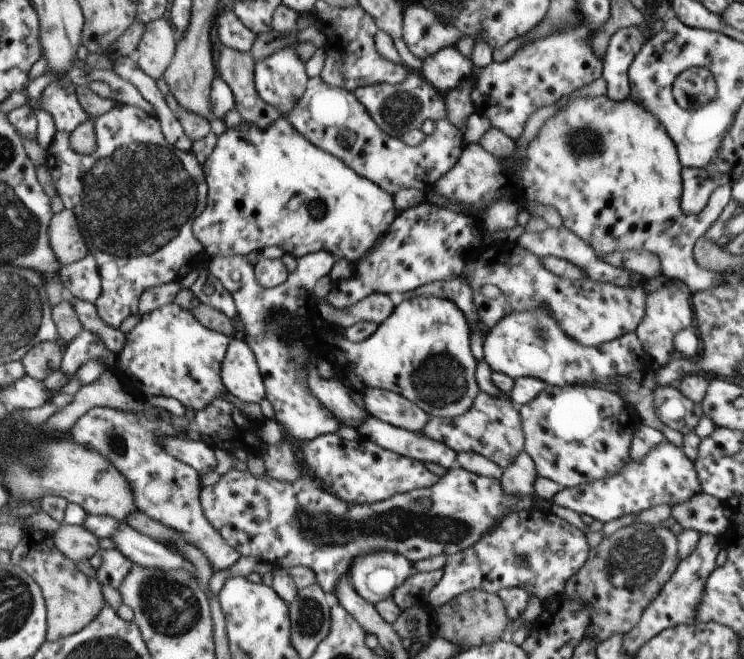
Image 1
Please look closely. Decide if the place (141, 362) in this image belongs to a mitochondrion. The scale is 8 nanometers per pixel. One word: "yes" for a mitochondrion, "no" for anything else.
no

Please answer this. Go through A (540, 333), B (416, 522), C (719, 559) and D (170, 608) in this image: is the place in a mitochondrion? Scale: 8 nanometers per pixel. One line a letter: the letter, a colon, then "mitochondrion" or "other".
A: mitochondrion
B: mitochondrion
C: other
D: mitochondrion

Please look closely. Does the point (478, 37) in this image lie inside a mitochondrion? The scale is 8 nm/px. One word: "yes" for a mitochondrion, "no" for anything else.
no

